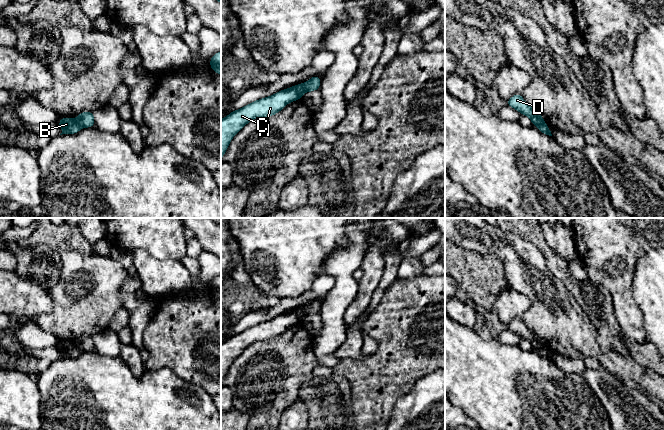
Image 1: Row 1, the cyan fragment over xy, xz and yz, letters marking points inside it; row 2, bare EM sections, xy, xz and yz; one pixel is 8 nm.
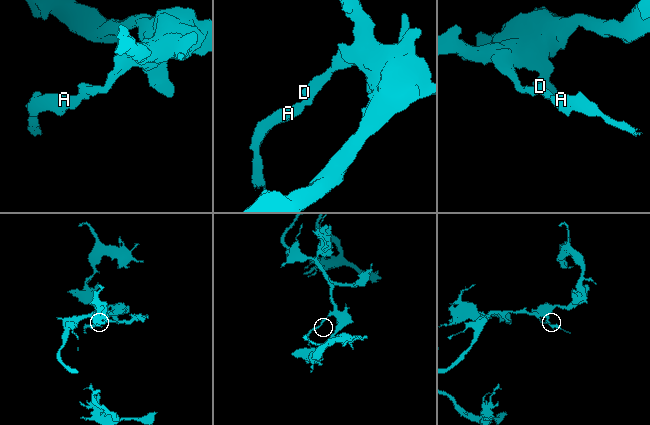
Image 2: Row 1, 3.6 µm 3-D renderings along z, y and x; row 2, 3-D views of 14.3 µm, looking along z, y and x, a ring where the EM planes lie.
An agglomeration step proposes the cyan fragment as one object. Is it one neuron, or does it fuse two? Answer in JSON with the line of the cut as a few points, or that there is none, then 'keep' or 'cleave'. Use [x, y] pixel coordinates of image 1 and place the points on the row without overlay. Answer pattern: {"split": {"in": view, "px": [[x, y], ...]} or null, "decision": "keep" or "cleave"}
{"split": {"in": "xy", "px": [[74, 343], [81, 351]]}, "decision": "cleave"}

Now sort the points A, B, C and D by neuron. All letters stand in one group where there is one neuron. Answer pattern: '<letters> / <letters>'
A B C / D

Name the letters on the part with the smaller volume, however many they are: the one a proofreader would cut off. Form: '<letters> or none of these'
A, B, C

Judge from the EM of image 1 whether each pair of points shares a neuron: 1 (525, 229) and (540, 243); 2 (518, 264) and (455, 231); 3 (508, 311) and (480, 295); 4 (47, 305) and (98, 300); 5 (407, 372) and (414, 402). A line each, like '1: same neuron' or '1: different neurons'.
1: same neuron
2: same neuron
3: different neurons
4: different neurons
5: different neurons

